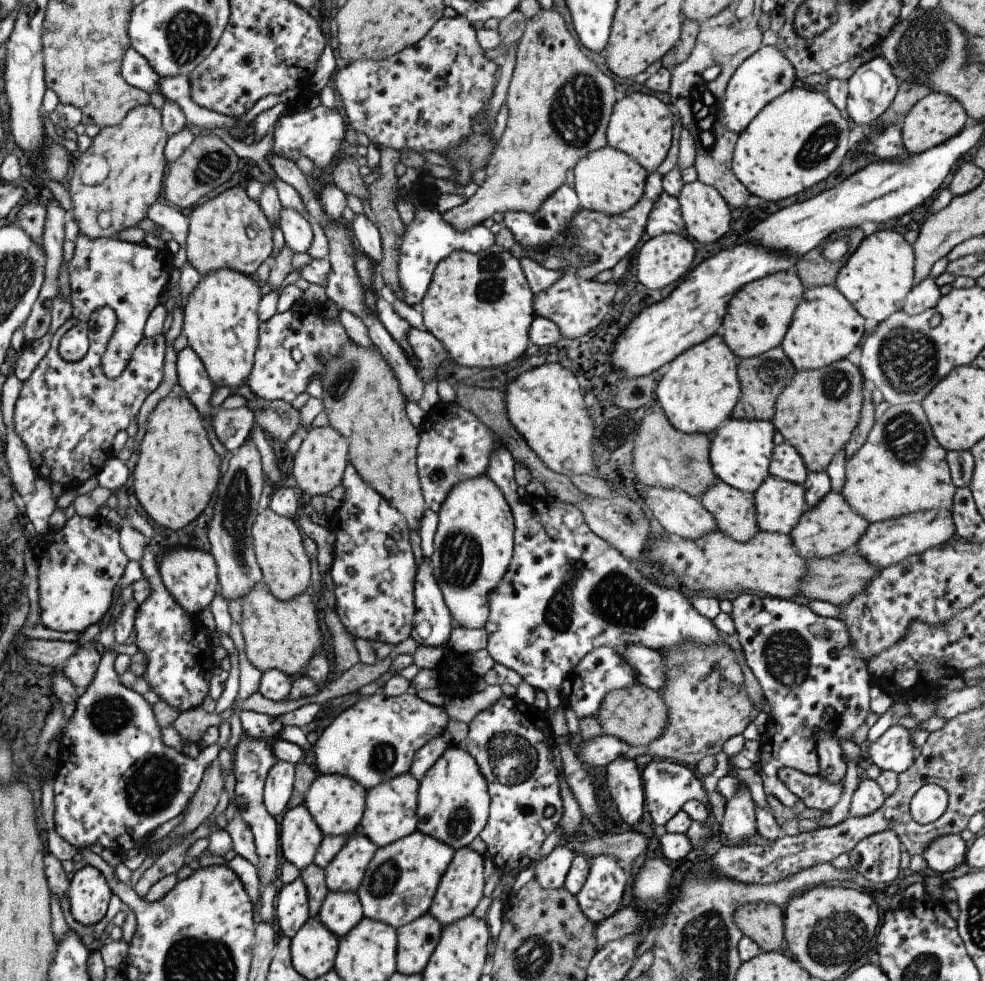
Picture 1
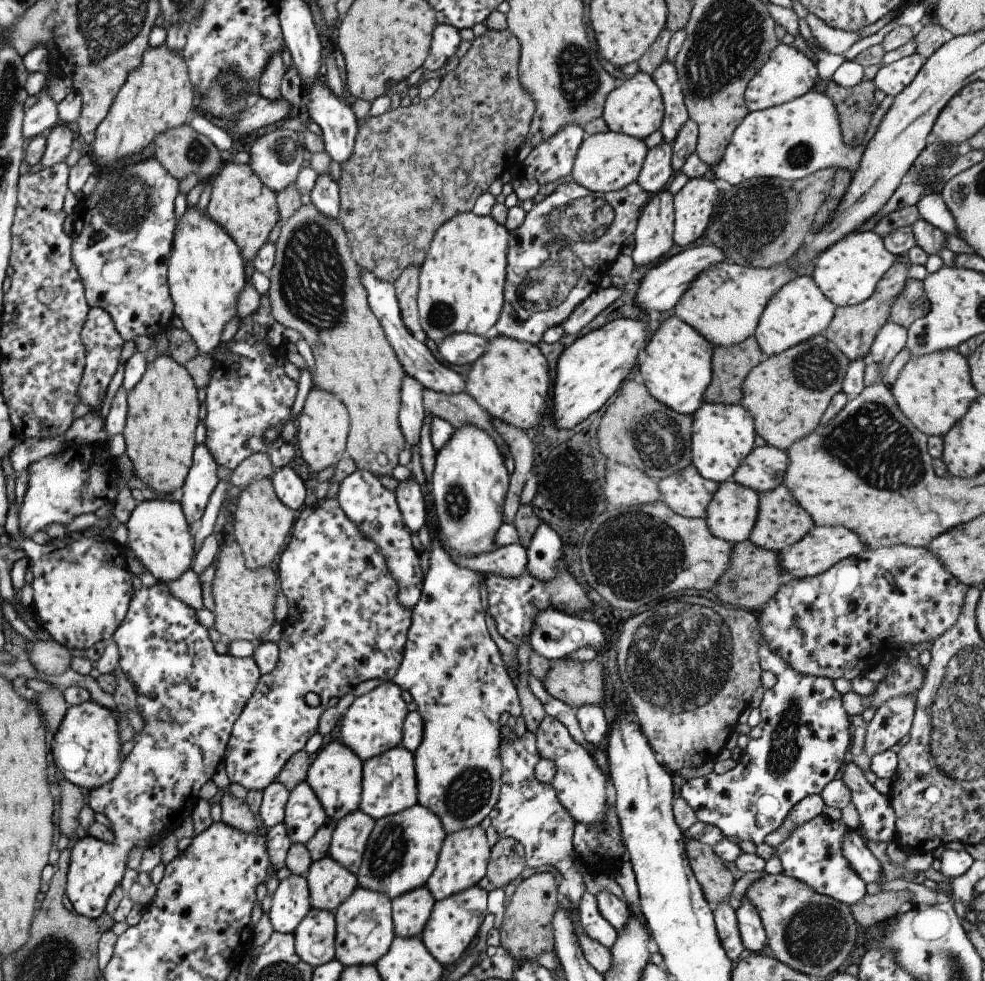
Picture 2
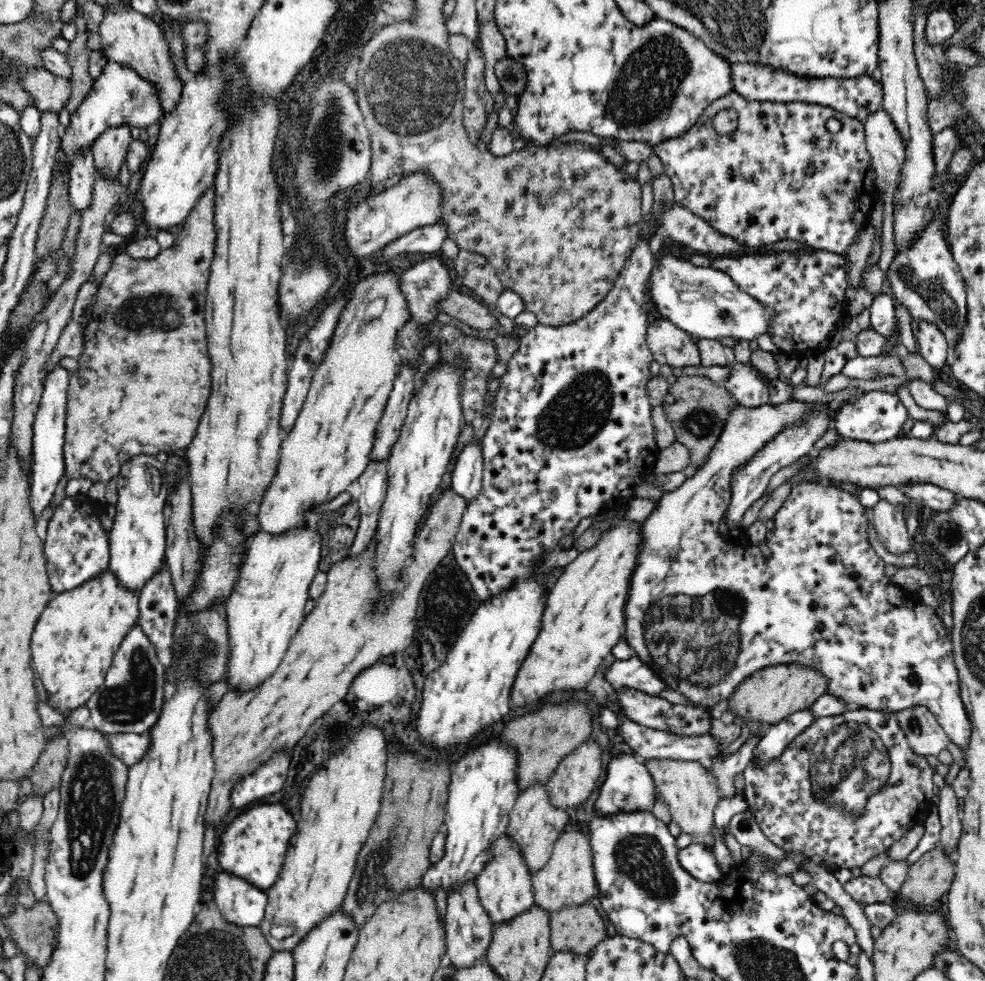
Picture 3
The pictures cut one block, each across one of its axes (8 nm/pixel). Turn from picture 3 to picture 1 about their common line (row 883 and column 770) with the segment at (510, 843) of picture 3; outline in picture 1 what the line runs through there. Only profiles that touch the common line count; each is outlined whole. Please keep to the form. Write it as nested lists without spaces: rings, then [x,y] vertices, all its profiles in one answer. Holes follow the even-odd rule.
[[[768,475],[754,492],[759,530],[789,535],[809,508],[805,494],[803,485]]]

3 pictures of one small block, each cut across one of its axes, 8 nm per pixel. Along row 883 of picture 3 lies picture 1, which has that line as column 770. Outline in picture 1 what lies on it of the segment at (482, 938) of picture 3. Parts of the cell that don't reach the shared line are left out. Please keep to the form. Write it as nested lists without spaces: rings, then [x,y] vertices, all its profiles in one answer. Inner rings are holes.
[[[786,441],[774,447],[769,471],[770,476],[799,485],[803,485],[808,476],[802,456],[796,452],[792,444]]]

